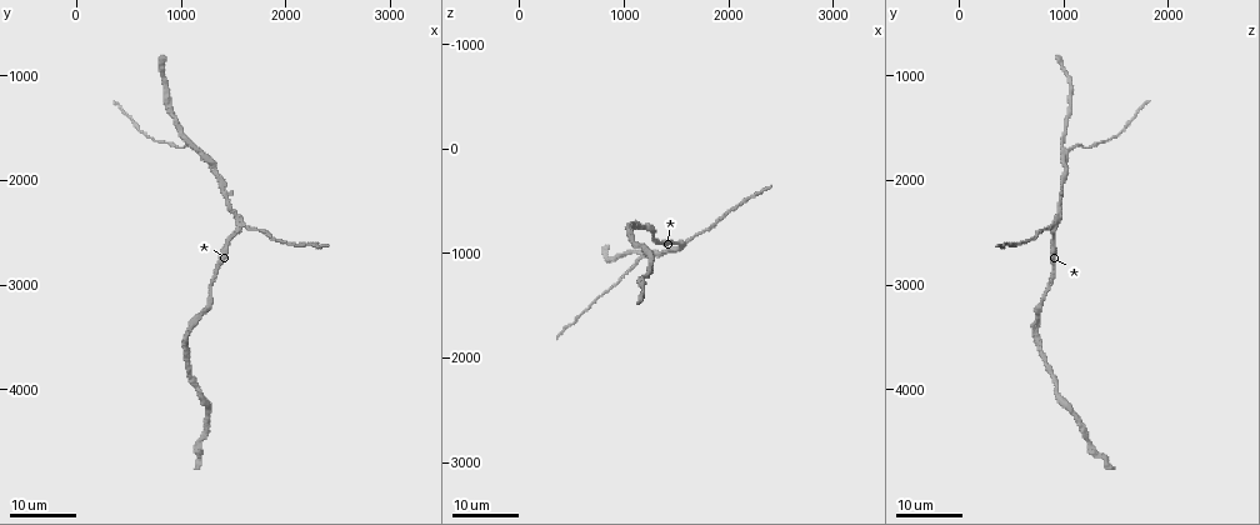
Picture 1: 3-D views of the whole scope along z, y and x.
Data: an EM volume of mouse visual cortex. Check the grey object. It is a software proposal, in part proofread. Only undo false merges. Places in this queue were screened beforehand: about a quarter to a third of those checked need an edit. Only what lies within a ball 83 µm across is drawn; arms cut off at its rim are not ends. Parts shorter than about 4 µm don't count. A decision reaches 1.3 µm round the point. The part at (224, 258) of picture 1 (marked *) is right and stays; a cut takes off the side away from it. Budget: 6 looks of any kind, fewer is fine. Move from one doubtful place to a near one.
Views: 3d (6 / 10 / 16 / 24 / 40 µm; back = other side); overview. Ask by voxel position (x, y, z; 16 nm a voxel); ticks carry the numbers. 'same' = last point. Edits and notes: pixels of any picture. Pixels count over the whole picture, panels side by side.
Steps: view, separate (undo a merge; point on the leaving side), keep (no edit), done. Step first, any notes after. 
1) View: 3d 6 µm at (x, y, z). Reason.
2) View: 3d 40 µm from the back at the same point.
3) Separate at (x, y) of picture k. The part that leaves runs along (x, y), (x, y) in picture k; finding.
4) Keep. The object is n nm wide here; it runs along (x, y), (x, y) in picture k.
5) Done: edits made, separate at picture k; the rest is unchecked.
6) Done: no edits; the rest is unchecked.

View: 3d 16 µm at (1160, 1720, 1040). Branch point.

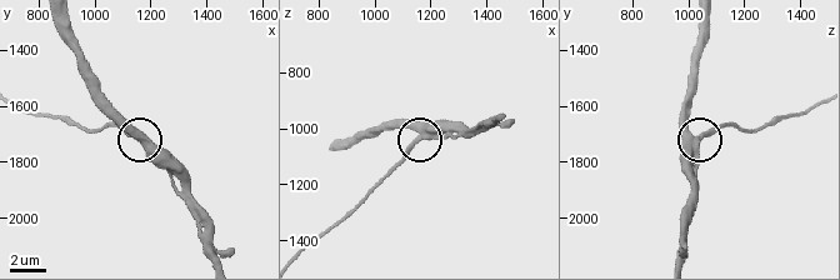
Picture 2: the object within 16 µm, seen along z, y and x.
View: 3d 6 µm at (1150, 1710, 1020).

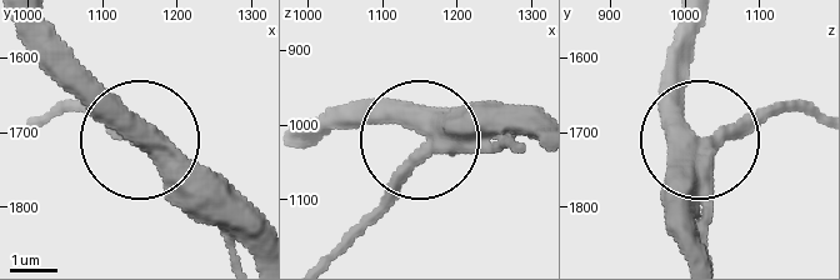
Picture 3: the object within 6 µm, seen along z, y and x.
Keep. The object is 430 nm wide here; all the same cell.

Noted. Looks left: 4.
View: 3d 24 µm at (1880, 2580, 680). Sudden change in width.

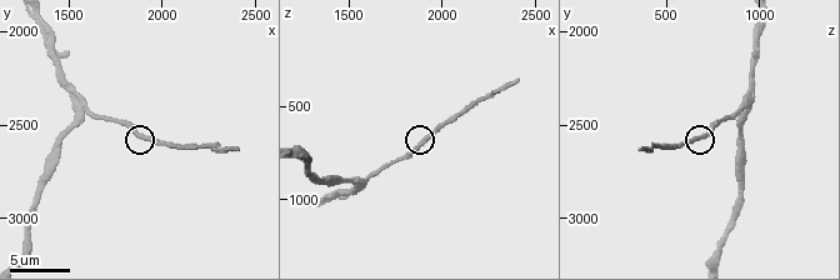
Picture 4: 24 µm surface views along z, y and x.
View: 3d 6 µm at (1900, 2560, 700). Zoom in.

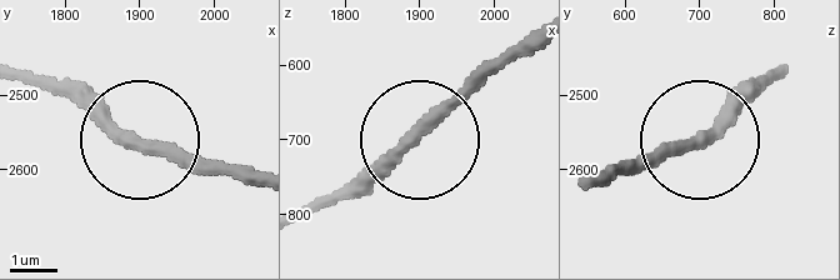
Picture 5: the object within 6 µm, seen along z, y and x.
Keep. The object is 270 nm wide here; it runs along (28, 74), (75, 90), (135, 138), (239, 178) in picture 5; all the same cell.

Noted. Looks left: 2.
View: 3d 6 µm at (1620, 2420, 880).

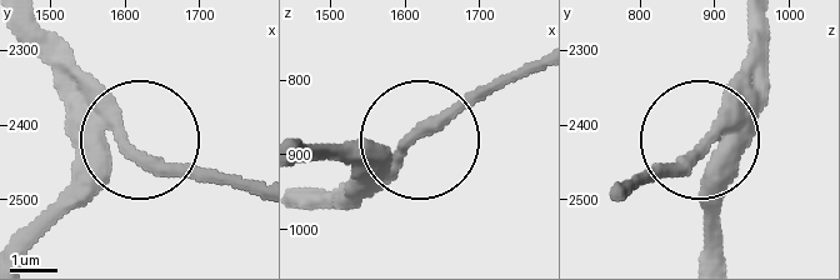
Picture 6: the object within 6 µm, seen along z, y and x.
Keep. The side arm is 17 µm long; continuous, no second cell.

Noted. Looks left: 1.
Done: no edits; the rest is unchecked.

